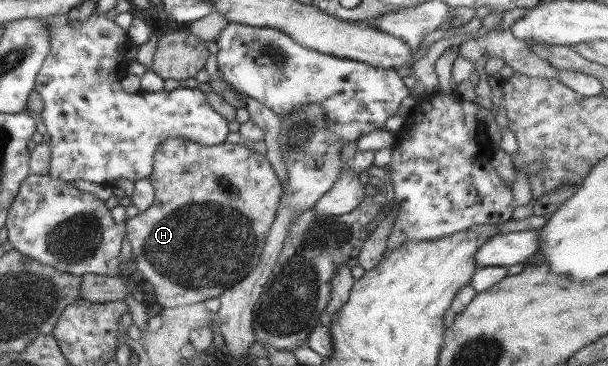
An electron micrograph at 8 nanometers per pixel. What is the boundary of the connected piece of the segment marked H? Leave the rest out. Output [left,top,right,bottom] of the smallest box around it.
[123,137,281,308]

